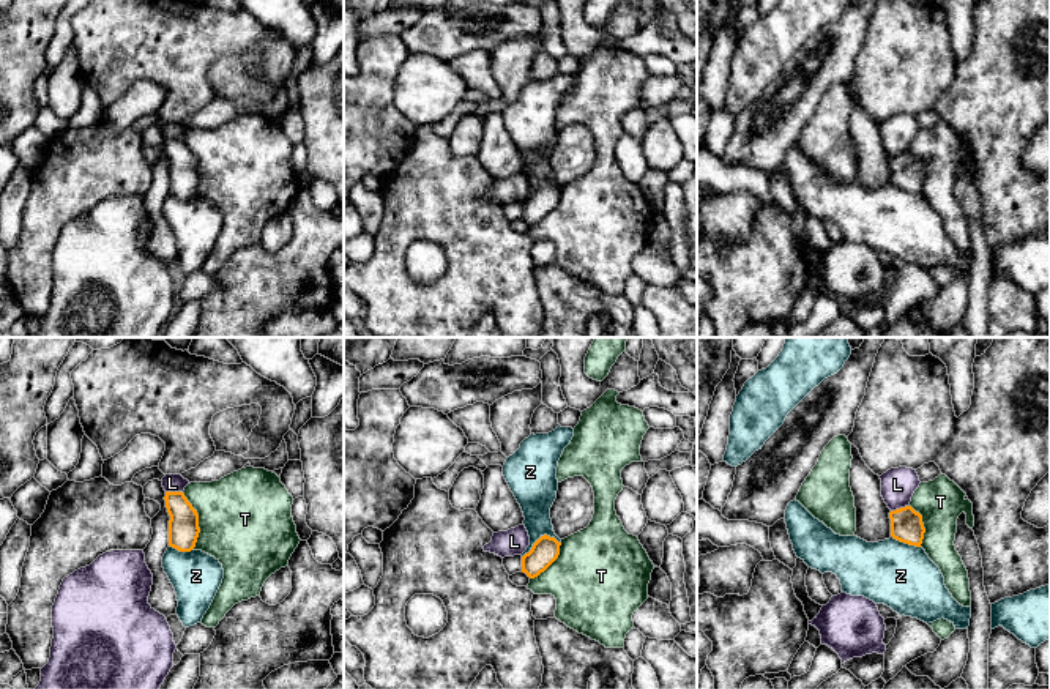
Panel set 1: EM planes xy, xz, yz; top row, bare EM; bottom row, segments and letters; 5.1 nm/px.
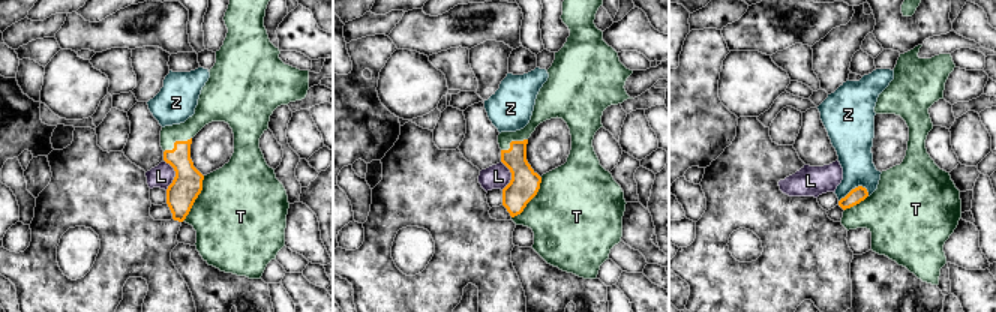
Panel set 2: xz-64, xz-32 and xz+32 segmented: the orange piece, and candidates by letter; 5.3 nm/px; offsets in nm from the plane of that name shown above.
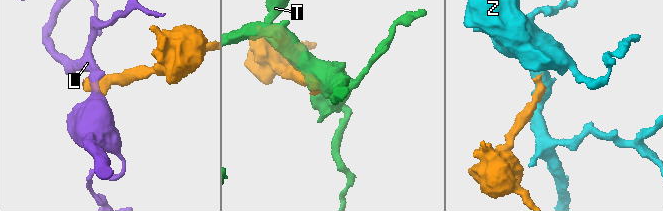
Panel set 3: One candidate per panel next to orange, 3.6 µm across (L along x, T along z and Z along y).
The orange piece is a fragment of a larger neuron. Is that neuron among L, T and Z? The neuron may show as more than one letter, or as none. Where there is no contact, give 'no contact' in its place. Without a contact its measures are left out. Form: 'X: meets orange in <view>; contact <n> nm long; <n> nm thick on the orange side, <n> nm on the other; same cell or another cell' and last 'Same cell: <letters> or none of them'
L: meets orange in xy; contact 90 nm long; 160 nm thick on the orange side, 100 nm on the other; another cell
T: meets orange in xy; contact 300 nm long; 160 nm thick on the orange side, 480 nm on the other; same cell
Z: meets orange in xz; contact 220 nm long; 140 nm thick on the orange side, 220 nm on the other; another cell
Same cell: T

